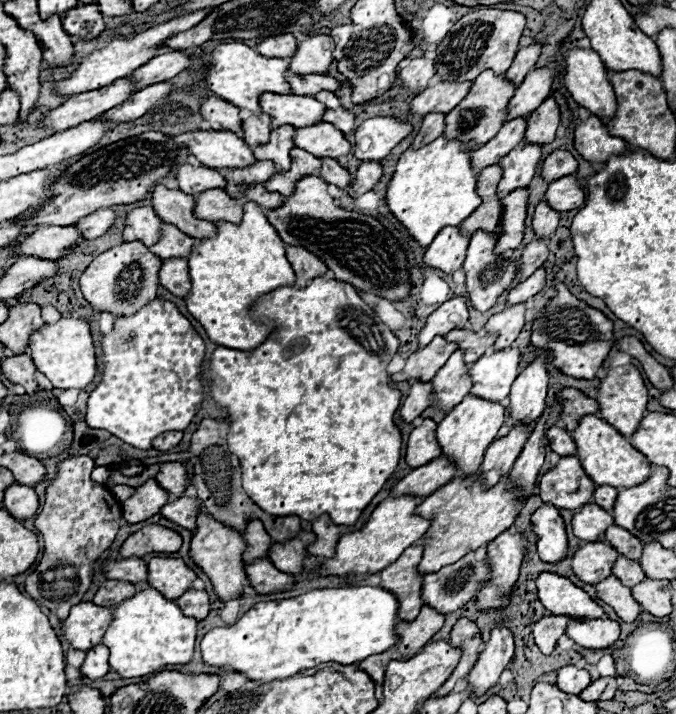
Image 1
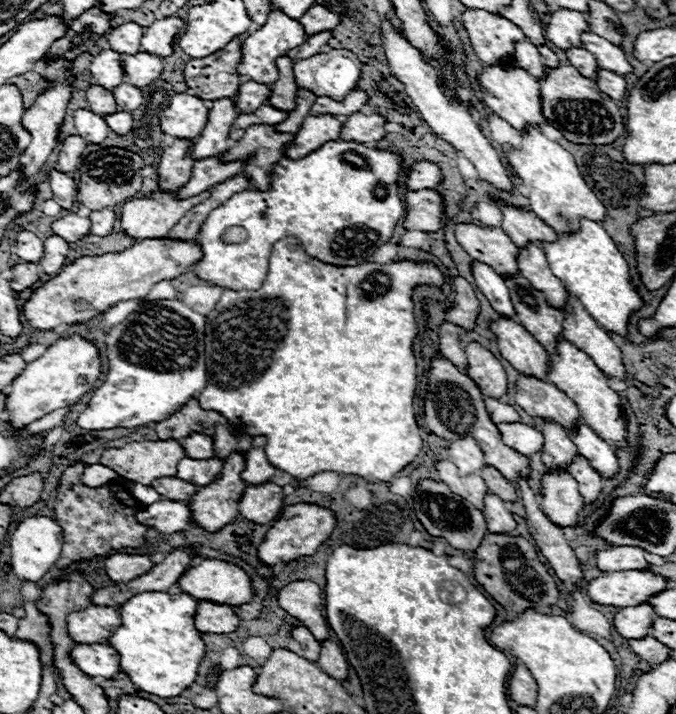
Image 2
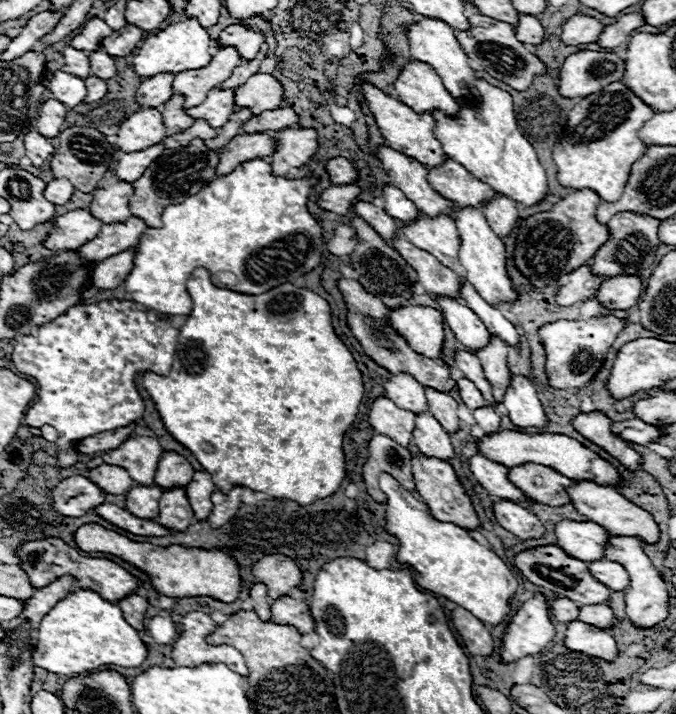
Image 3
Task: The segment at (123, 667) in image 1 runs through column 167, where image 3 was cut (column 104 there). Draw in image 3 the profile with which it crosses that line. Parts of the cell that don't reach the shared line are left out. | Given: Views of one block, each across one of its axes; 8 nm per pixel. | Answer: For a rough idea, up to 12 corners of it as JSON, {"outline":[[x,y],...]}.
{"outline":[[76,590],[42,618],[36,666],[64,676],[138,668],[120,606]]}

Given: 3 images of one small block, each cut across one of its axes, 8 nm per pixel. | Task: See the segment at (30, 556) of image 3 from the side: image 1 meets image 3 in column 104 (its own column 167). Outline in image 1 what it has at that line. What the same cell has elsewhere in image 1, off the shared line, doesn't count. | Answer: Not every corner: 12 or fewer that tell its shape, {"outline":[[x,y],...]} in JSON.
{"outline":[[152,558],[148,584],[168,600],[196,578],[180,558]]}

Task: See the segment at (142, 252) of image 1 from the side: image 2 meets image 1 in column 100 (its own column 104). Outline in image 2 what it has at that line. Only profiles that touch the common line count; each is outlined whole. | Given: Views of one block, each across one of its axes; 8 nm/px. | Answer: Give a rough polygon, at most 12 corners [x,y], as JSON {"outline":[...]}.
{"outline":[[194,242],[80,256],[36,288],[36,330],[84,324],[186,272]]}

